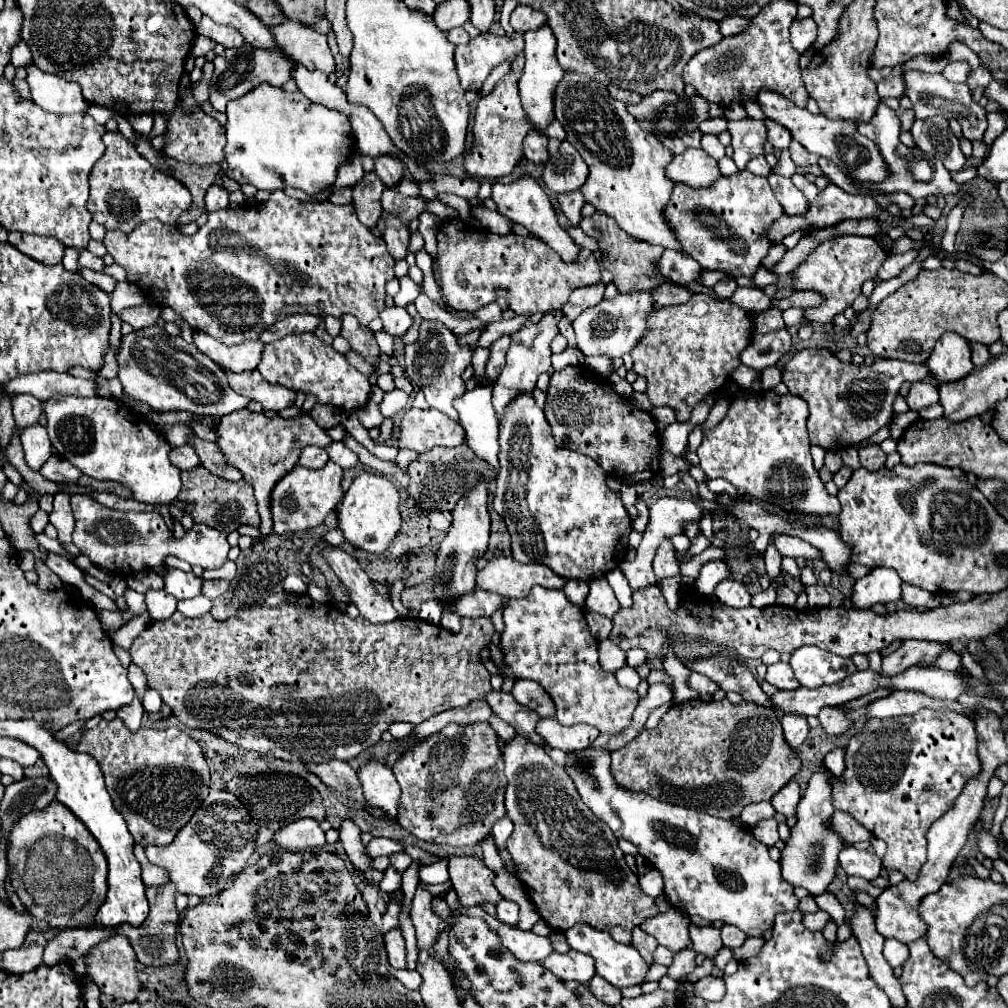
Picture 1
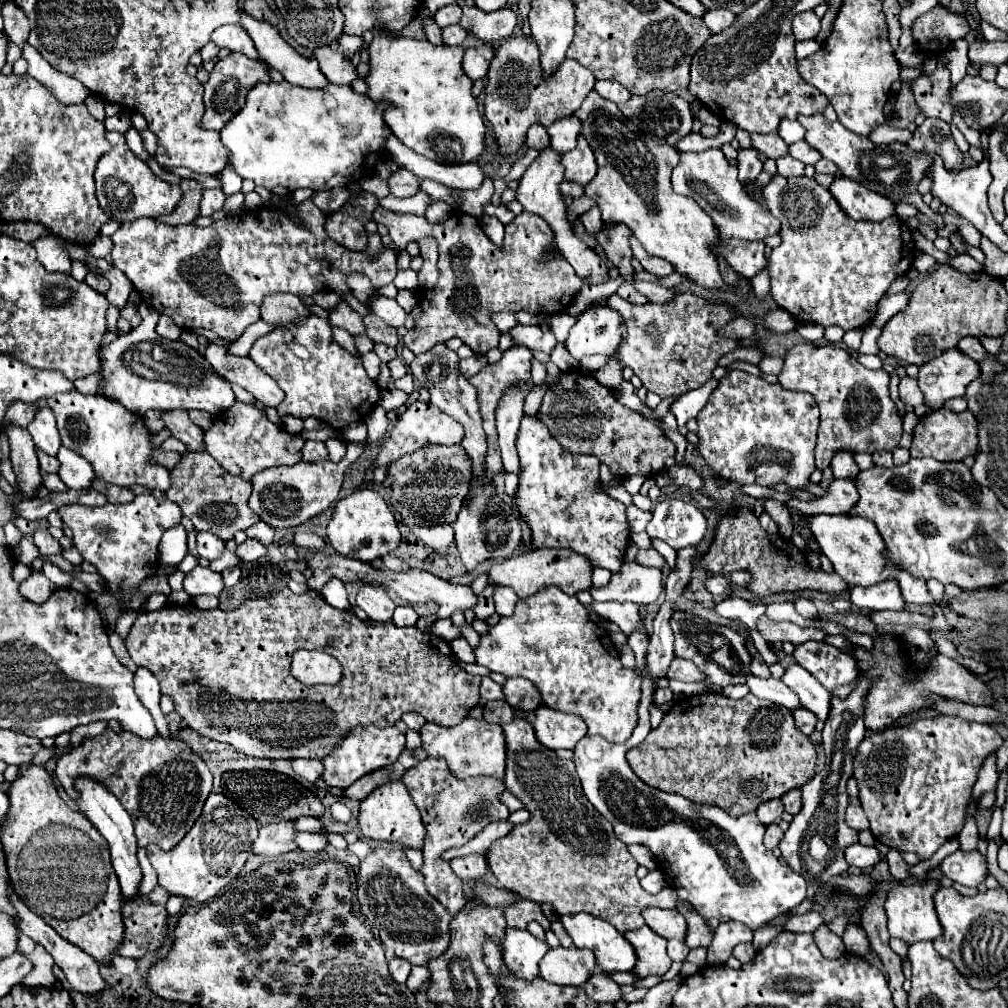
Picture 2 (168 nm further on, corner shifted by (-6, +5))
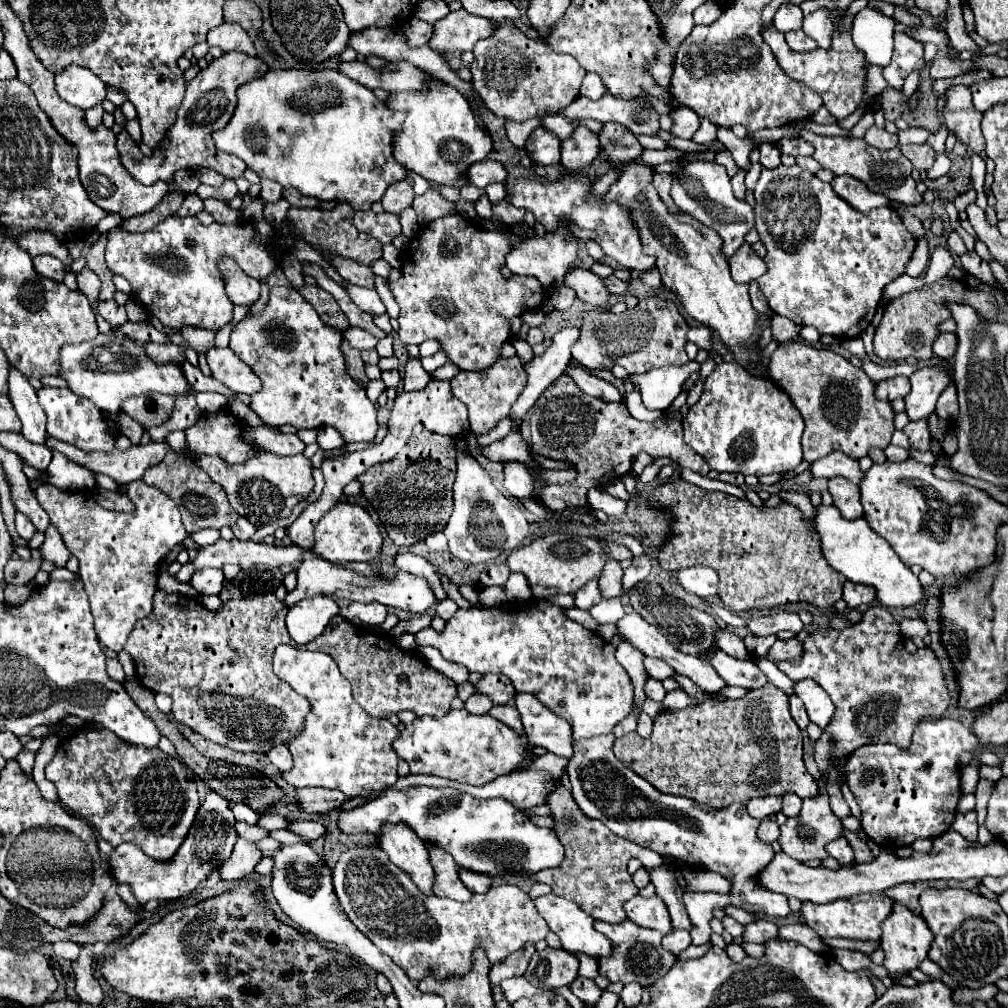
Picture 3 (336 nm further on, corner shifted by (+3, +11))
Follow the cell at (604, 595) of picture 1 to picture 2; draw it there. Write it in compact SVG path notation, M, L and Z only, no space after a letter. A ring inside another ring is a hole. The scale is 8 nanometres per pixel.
M595 602L593 610L599 616L615 622L623 634L631 634L639 624L637 606L631 602Z

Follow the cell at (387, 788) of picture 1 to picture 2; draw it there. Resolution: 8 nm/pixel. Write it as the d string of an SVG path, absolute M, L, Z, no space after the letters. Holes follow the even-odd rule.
M387 782L379 788L375 788L363 802L359 812L359 826L361 832L367 838L373 840L389 840L389 842L401 842L407 848L421 848L425 828L419 816L419 810L403 782Z

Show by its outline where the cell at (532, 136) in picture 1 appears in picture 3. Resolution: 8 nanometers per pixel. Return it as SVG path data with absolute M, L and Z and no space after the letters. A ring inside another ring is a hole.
M506 120L506 136L516 148L524 148L526 138L530 136L532 130L540 126L540 120L524 120L524 122L512 122Z

